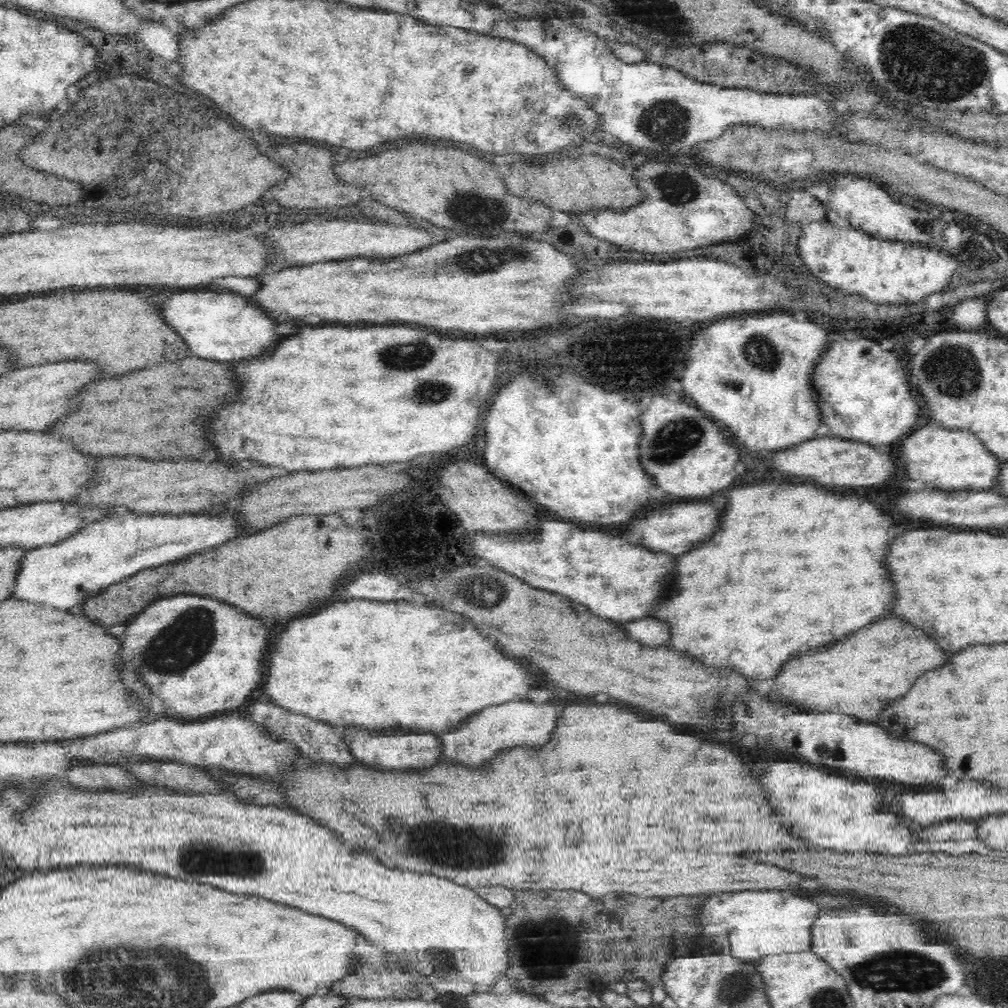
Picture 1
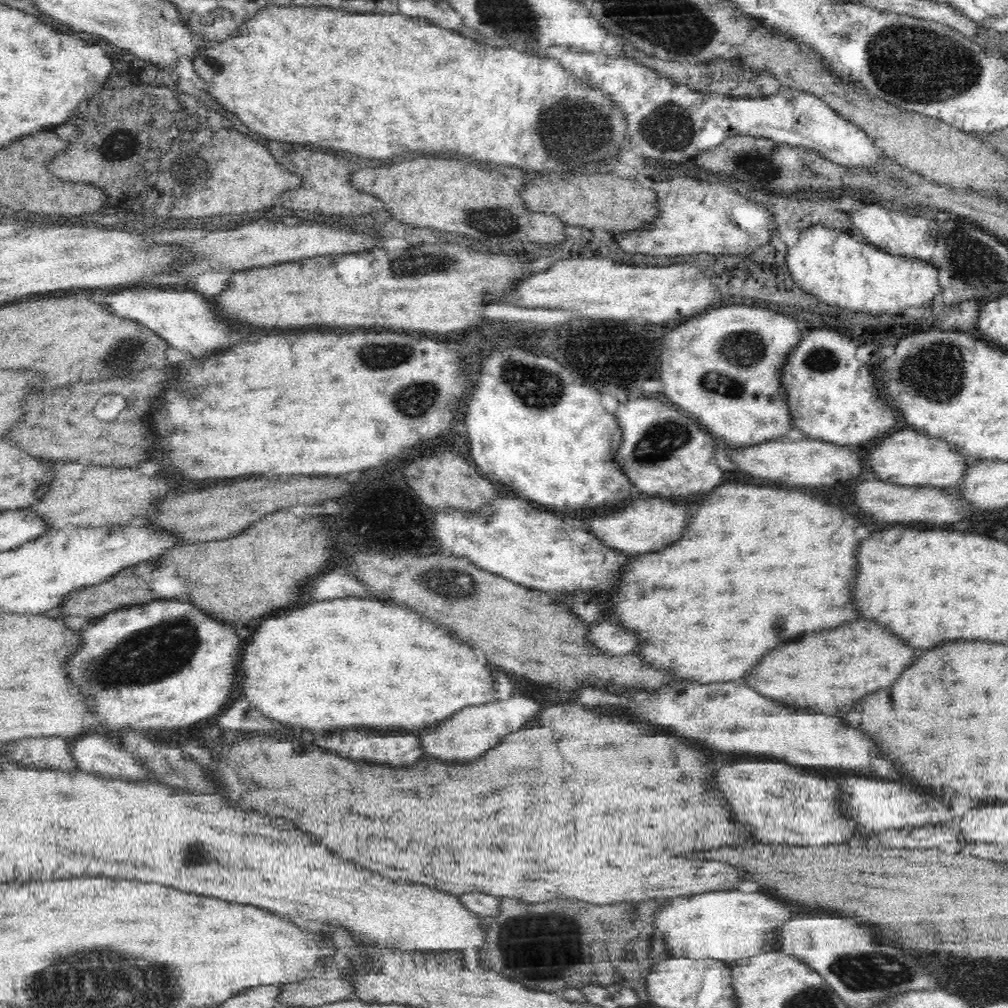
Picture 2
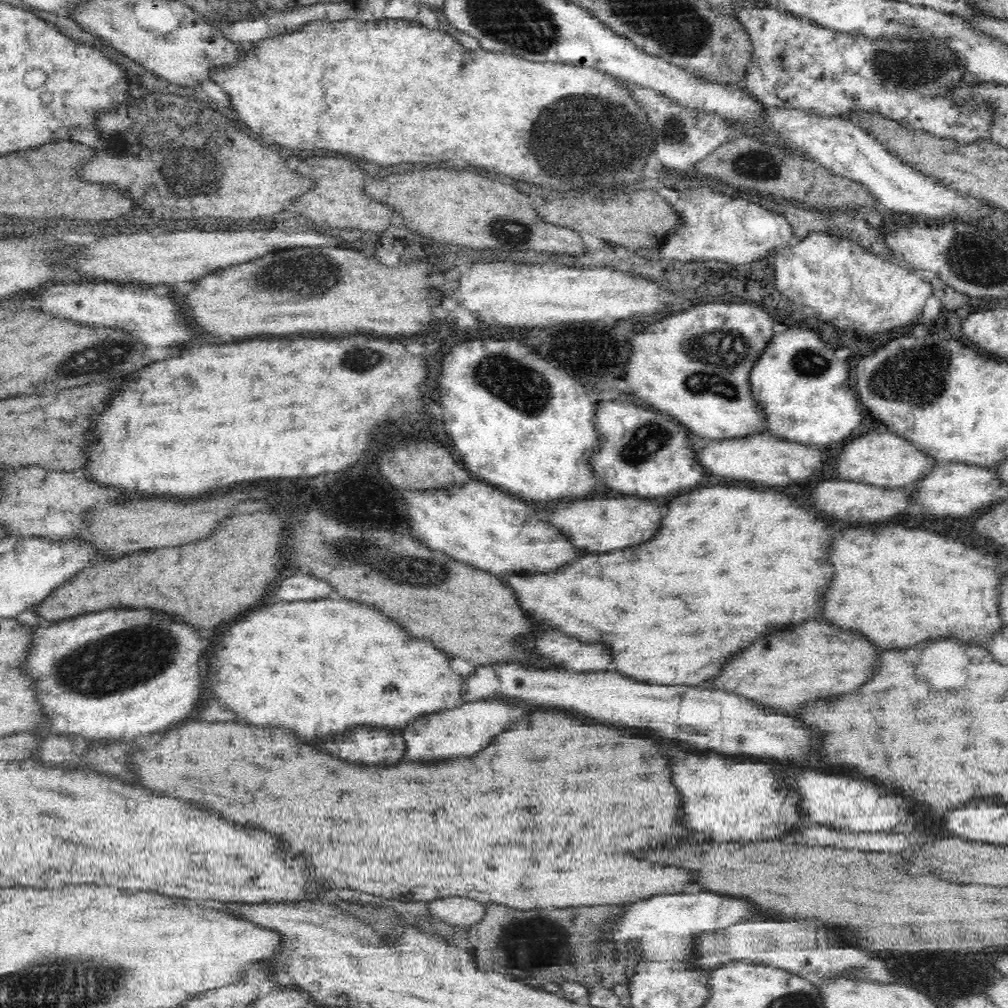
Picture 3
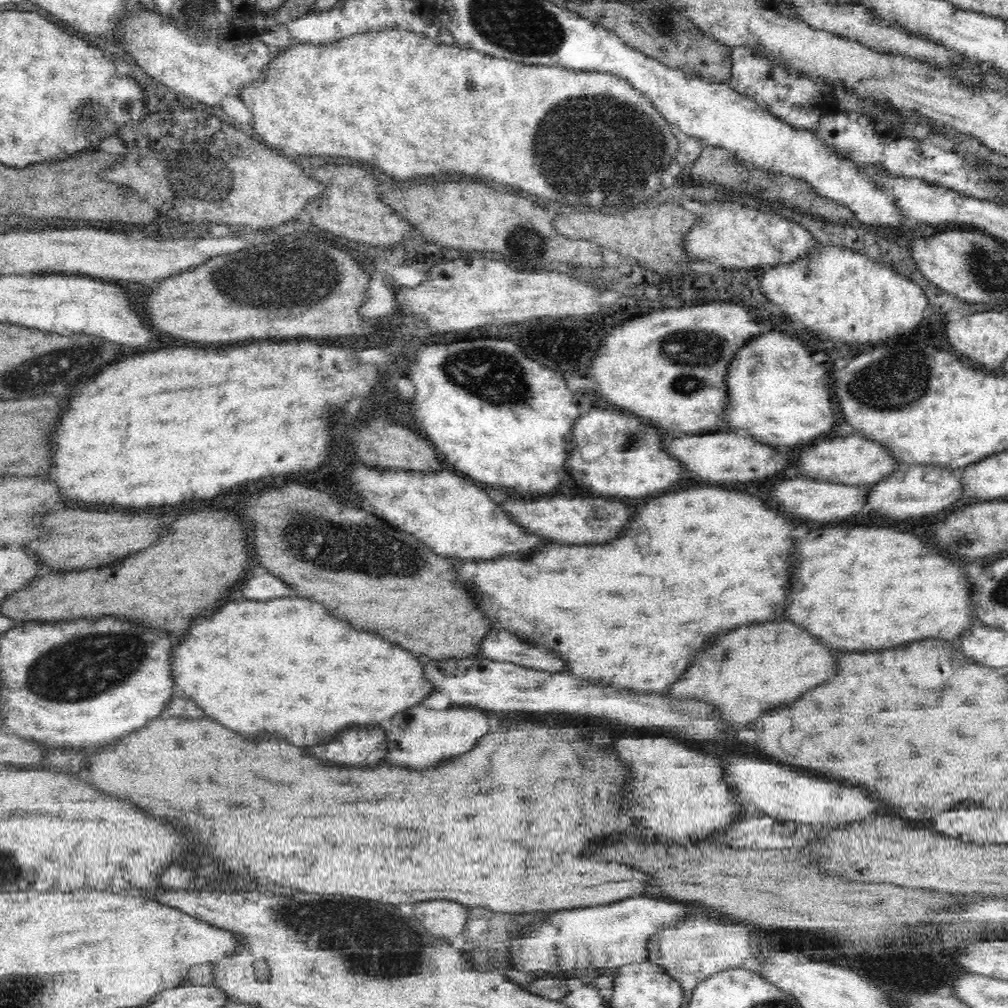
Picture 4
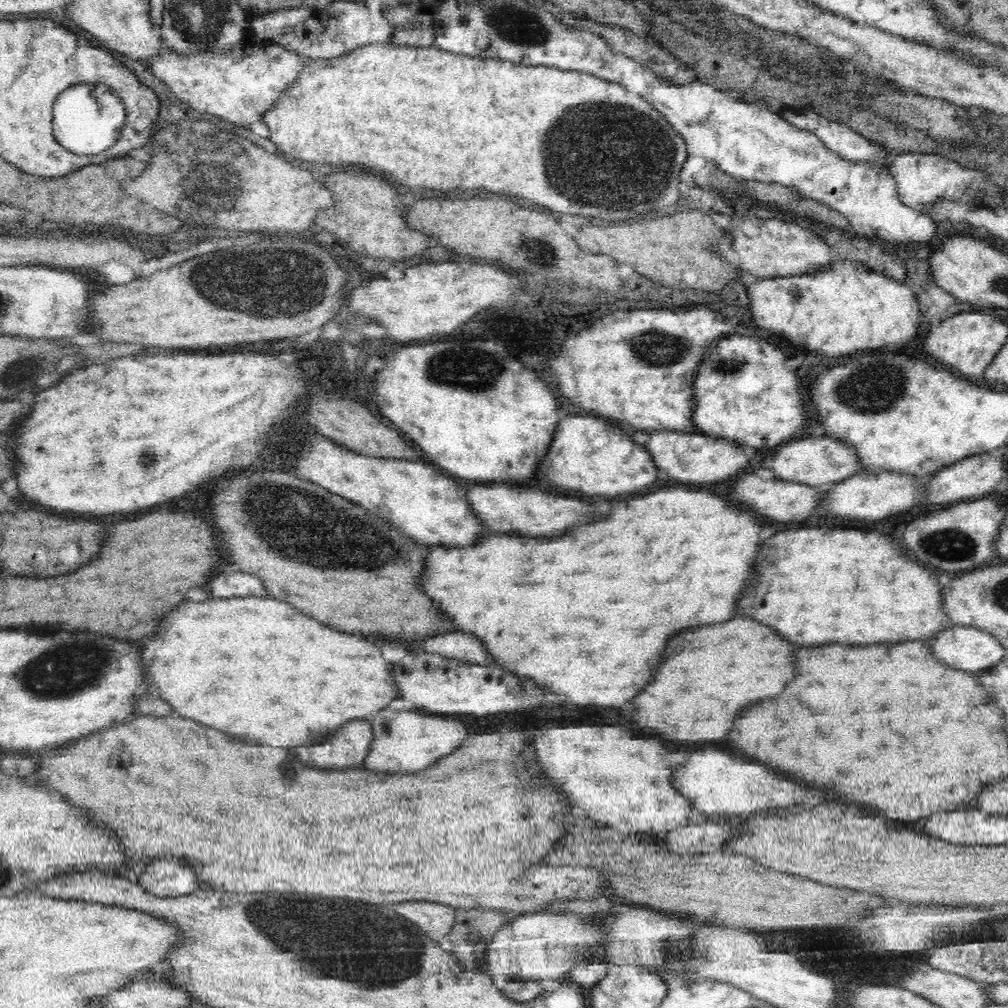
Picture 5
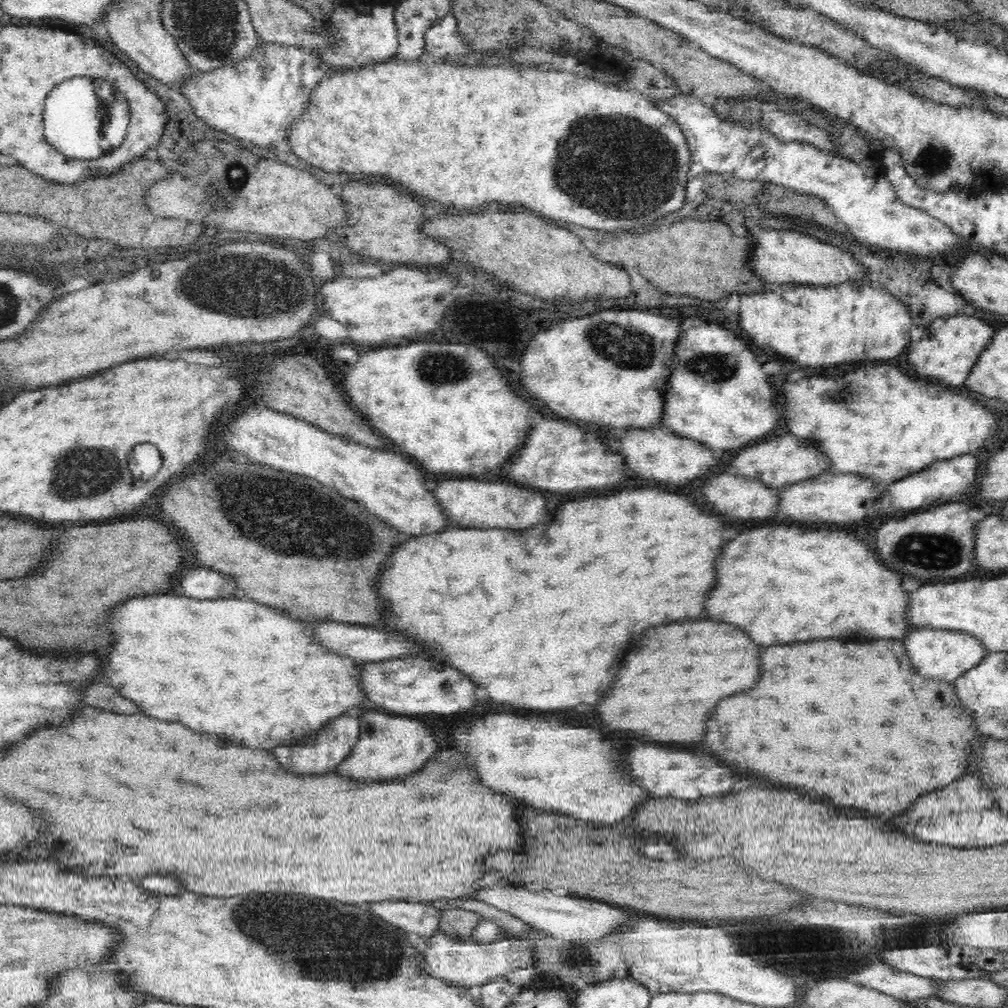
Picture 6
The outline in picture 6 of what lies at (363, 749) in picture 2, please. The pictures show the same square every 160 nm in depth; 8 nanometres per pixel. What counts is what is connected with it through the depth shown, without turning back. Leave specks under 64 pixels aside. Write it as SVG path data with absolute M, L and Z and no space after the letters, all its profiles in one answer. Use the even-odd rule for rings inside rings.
M342 716L340 720L332 720L328 728L322 728L324 732L316 730L316 736L312 736L310 744L300 744L300 746L284 746L274 750L276 756L280 756L280 762L286 768L292 768L292 772L300 774L316 774L316 772L336 772L338 766L352 754L352 748L359 744L360 740L360 720L354 716Z

